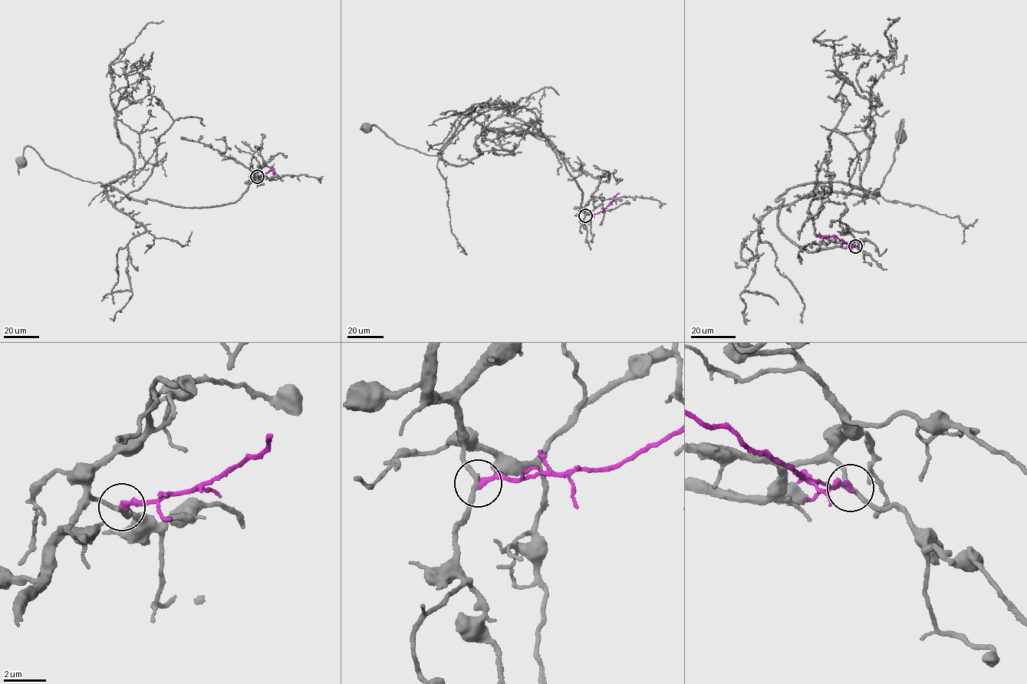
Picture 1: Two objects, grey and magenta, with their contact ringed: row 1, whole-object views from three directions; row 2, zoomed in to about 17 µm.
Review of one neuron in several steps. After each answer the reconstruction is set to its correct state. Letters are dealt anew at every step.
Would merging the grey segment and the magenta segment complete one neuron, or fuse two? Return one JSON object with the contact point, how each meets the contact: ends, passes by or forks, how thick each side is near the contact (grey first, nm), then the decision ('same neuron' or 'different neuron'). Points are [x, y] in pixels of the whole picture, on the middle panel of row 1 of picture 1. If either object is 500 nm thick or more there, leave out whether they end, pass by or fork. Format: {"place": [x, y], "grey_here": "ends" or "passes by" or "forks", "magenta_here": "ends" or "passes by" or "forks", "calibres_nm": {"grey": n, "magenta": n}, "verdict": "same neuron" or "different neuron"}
{"place": [585, 215], "grey_here": "passes by", "magenta_here": "ends", "calibres_nm": {"grey": 200, "magenta": 240}, "verdict": "different neuron"}

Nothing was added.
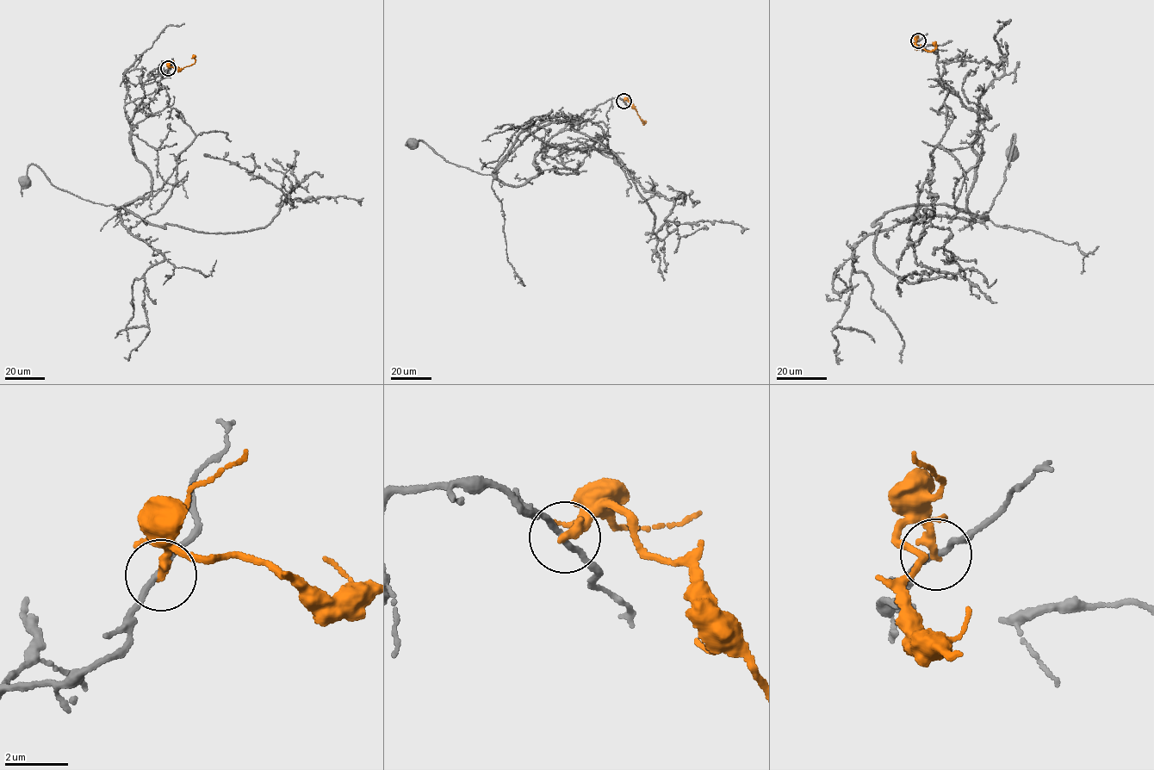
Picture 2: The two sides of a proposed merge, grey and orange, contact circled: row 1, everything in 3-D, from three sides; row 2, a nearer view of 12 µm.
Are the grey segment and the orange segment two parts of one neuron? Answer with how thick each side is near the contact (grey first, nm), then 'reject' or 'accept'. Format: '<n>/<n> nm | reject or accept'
170/300 nm | reject

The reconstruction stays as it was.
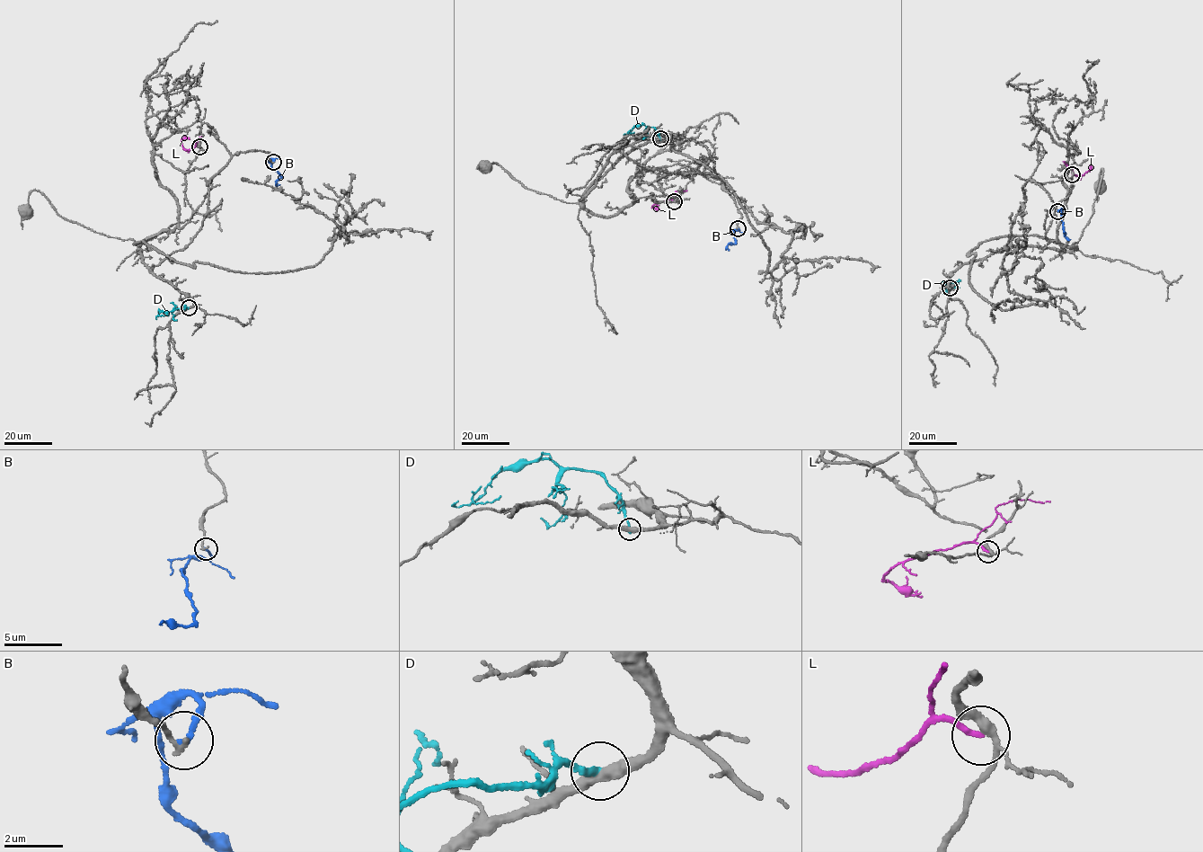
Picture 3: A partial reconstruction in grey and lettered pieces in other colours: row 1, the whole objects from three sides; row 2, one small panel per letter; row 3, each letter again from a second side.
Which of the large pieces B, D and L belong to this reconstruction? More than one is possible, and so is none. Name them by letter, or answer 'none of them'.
none of them

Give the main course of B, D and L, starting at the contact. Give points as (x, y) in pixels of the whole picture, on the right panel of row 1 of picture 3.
B: (1057, 211), (1061, 210), (1065, 235), (1068, 241)
D: (950, 288), (944, 281), (958, 281), (956, 289)
L: (1073, 174), (1073, 173), (1083, 175), (1089, 170)

